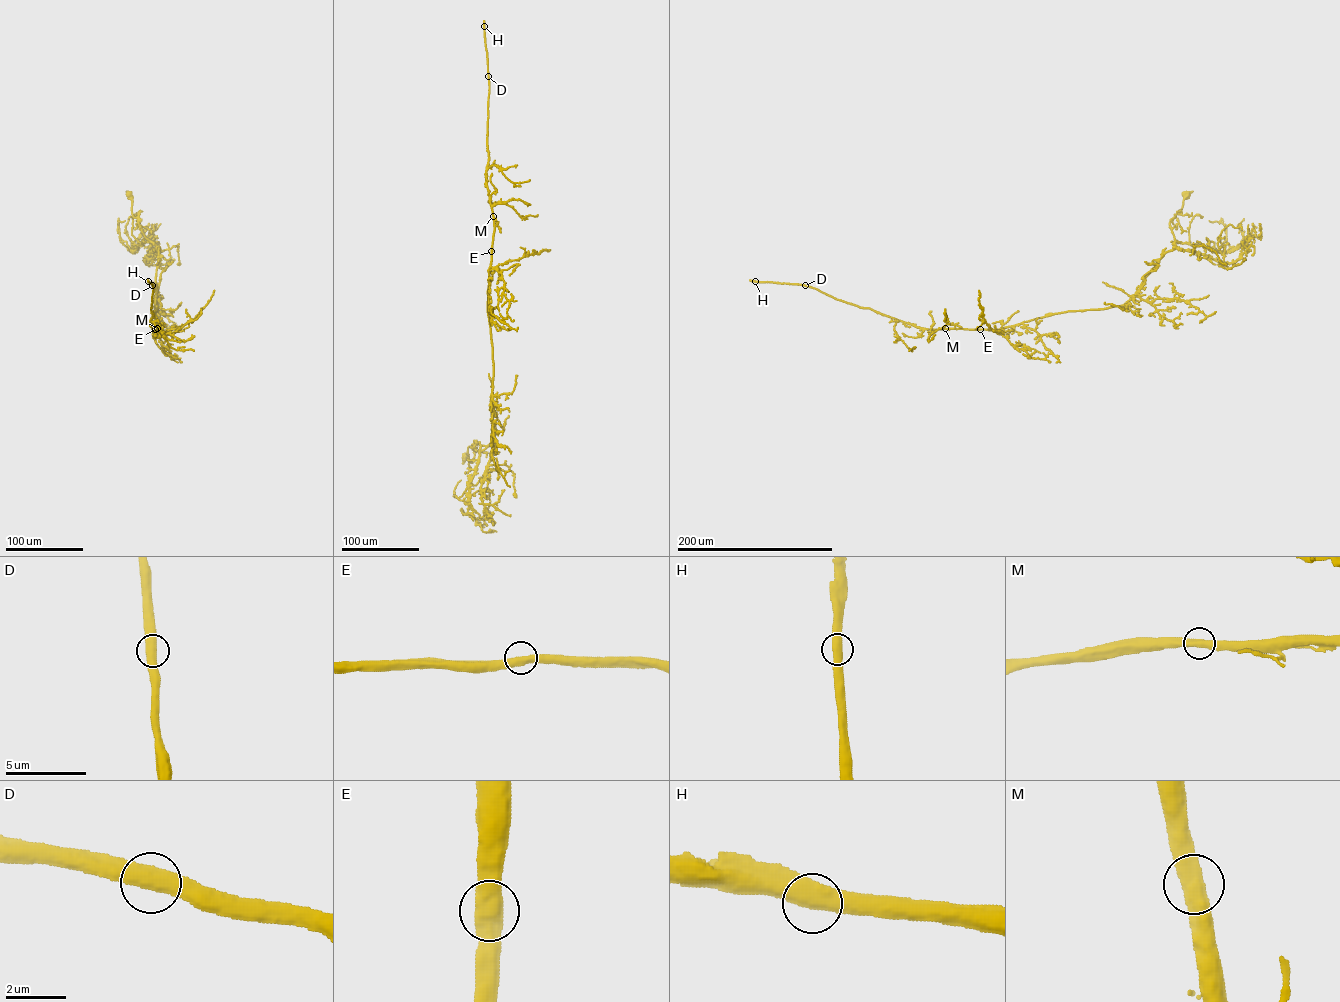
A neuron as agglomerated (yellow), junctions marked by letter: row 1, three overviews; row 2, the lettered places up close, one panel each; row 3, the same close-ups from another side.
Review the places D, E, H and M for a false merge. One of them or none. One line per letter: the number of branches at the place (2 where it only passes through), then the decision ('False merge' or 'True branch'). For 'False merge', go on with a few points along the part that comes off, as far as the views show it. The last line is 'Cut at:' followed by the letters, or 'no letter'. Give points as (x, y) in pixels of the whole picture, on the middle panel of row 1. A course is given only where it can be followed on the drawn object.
D: Branches: 2. True branch
E: Branches: 2. True branch
H: Branches: 2. True branch
M: Branches: 2. True branch
Cut at: no letter

